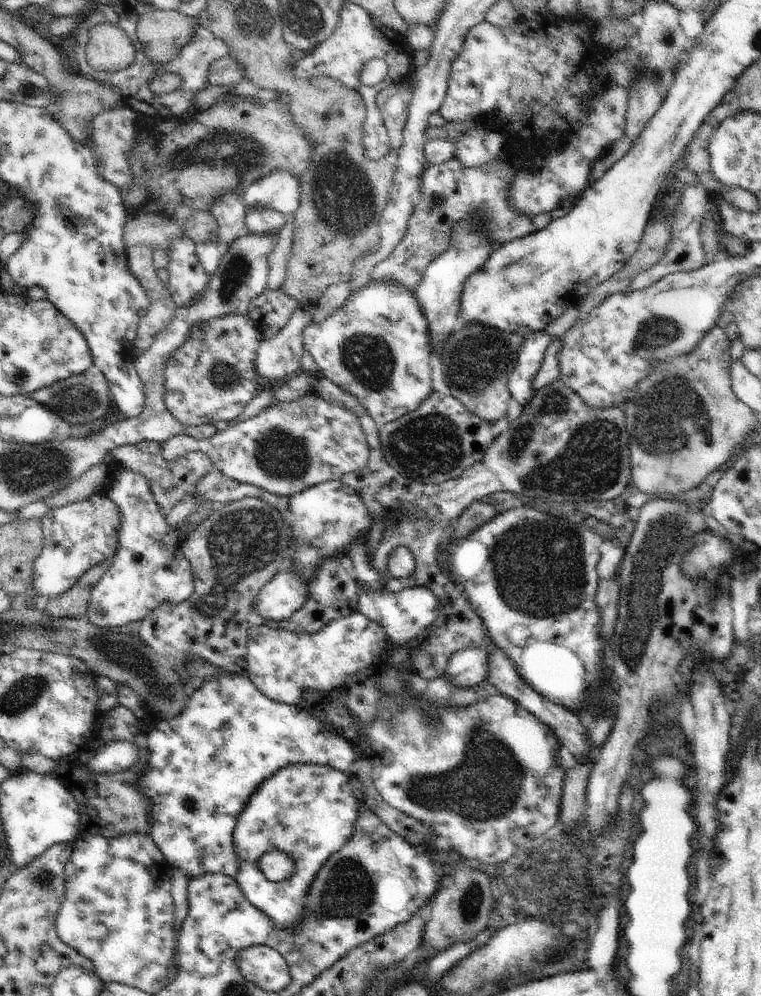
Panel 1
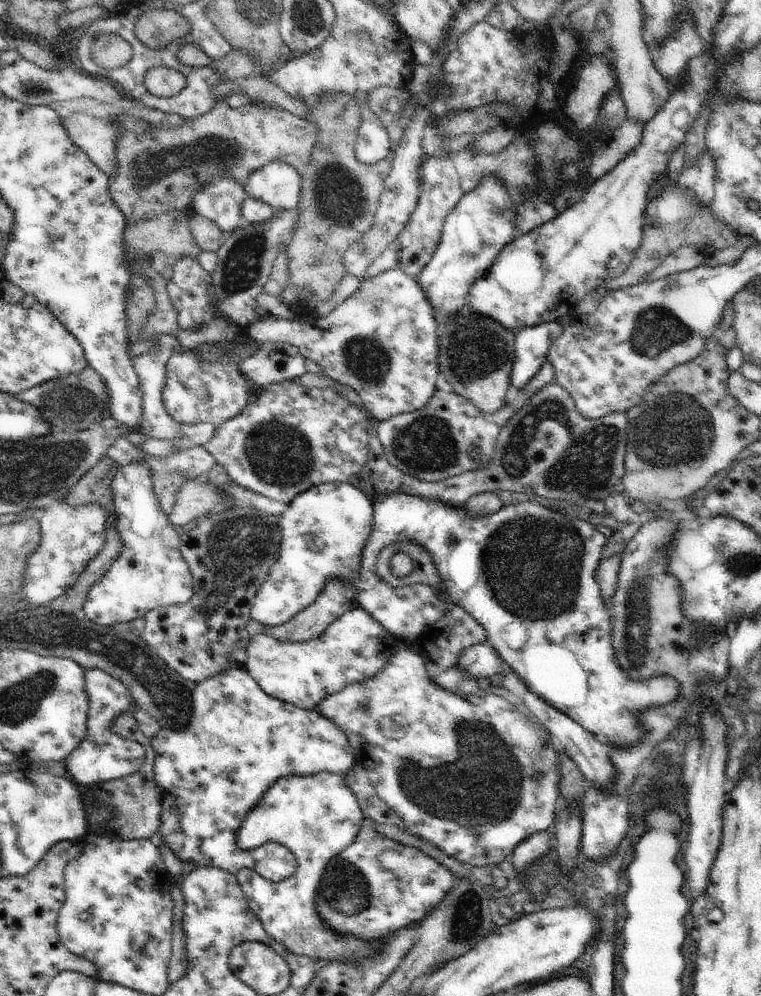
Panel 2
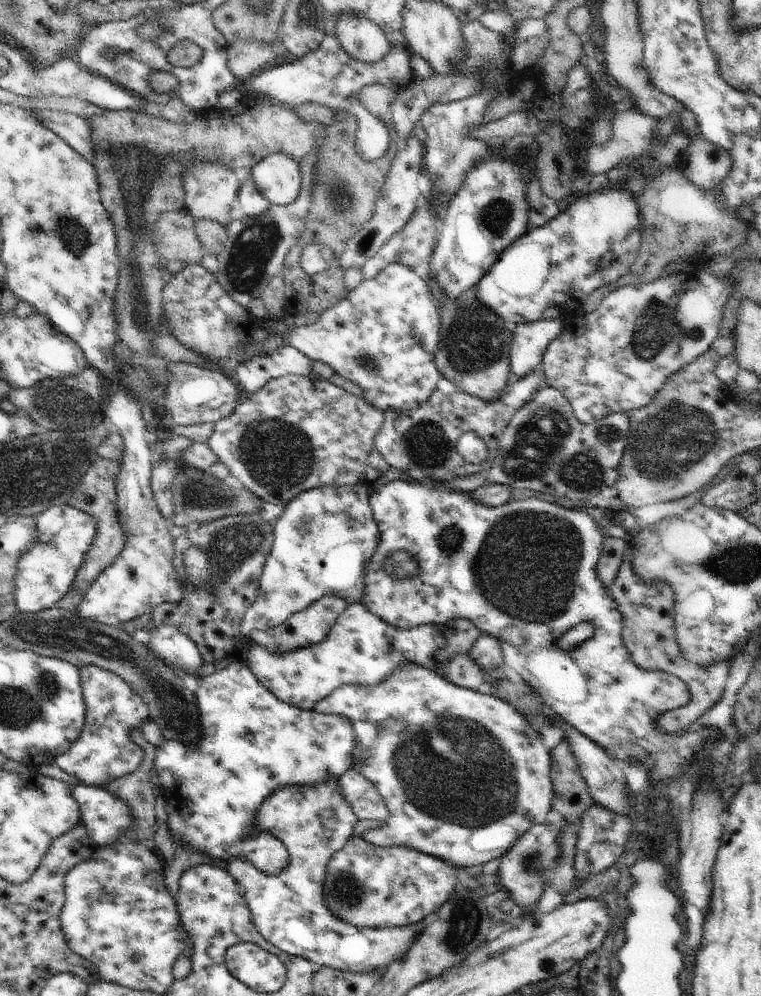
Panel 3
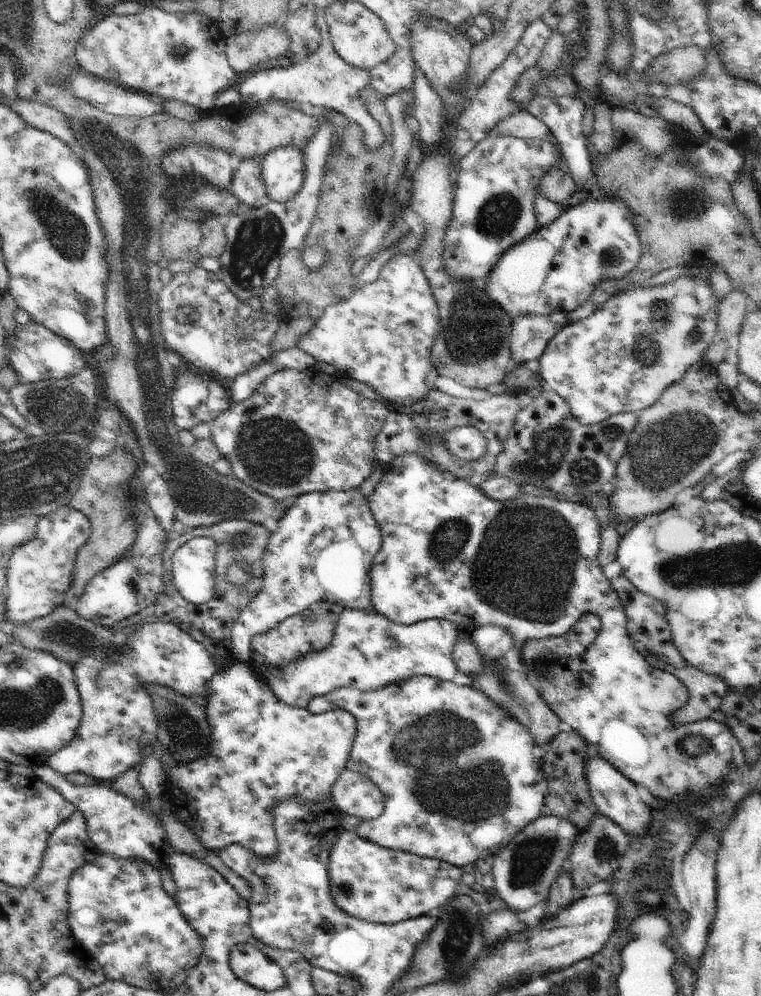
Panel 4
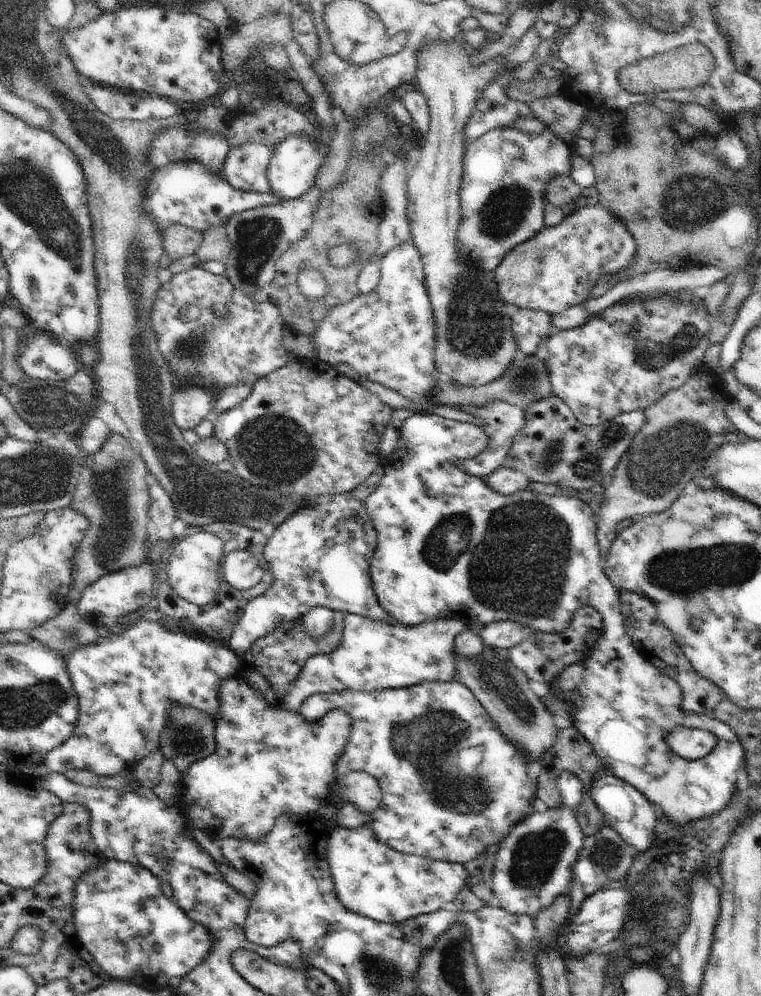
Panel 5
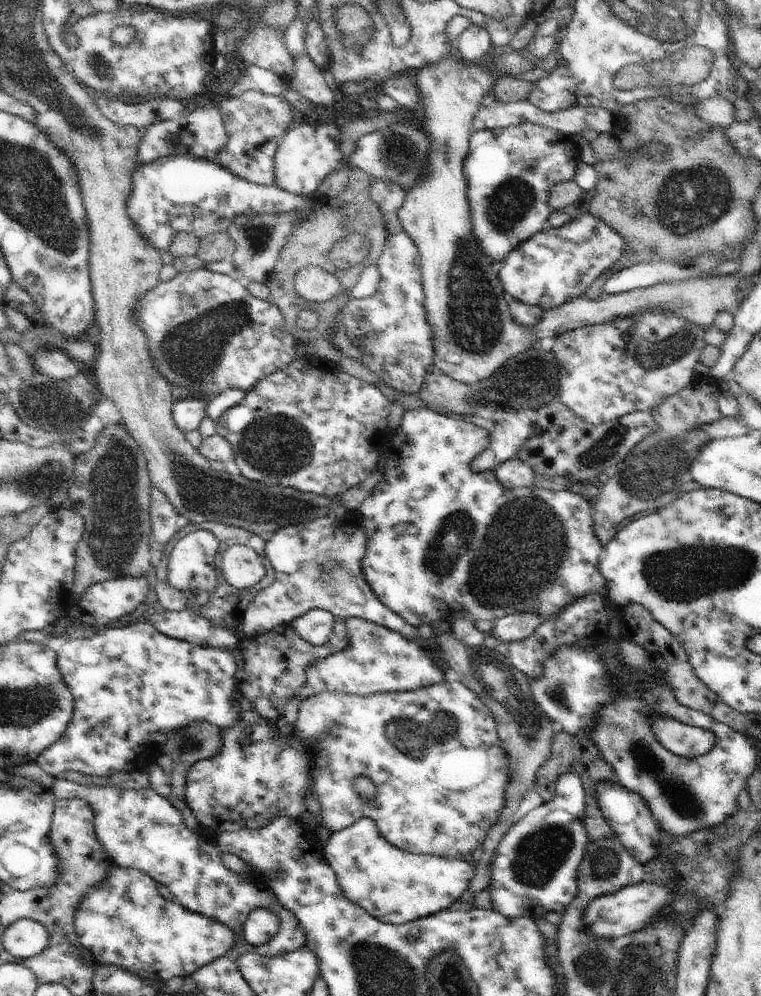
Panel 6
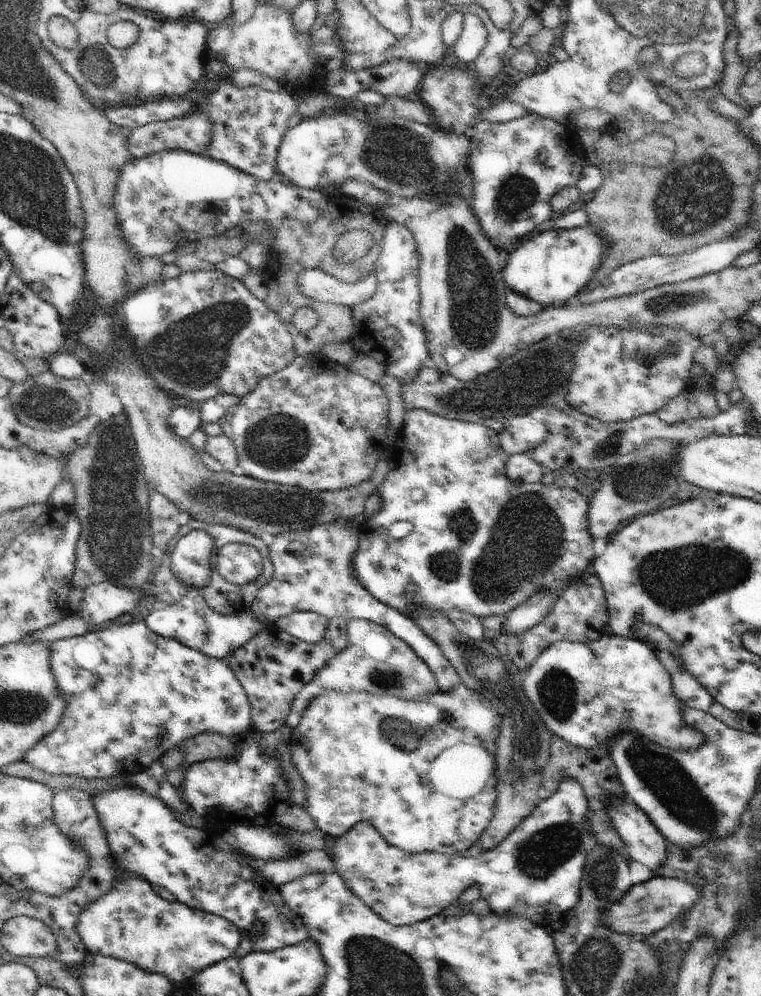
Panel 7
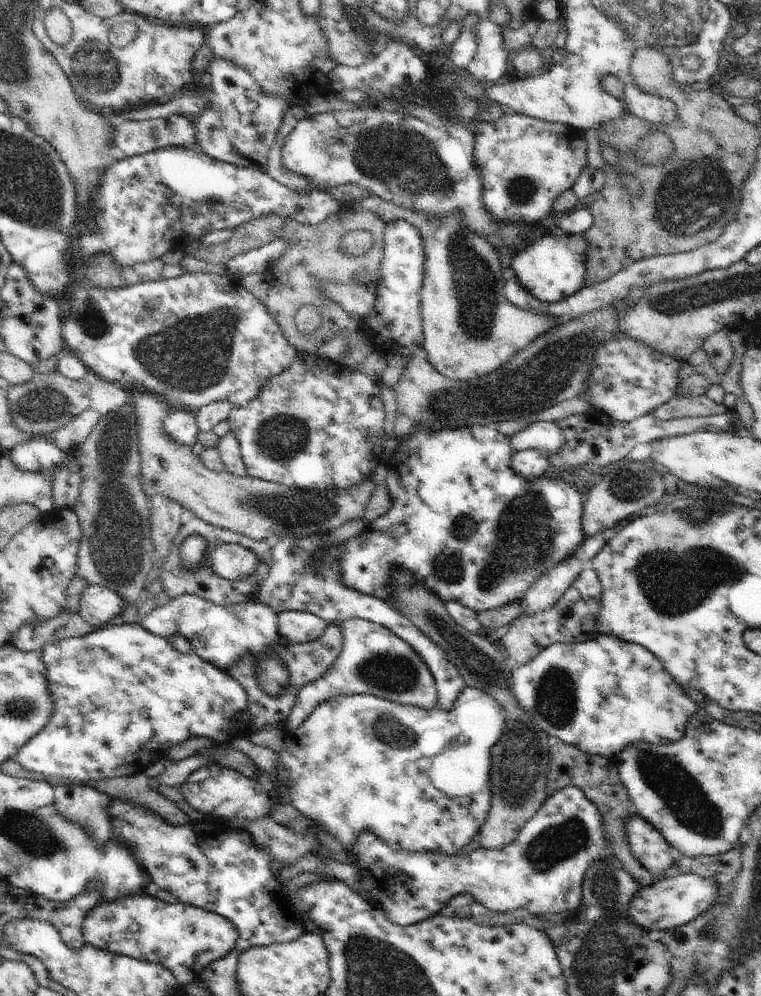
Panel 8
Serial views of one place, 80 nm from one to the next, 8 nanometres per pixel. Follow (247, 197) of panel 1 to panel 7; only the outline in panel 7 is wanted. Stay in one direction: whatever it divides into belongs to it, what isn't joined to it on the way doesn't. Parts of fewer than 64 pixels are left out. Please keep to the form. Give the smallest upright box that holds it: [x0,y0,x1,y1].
[276,112,473,206]

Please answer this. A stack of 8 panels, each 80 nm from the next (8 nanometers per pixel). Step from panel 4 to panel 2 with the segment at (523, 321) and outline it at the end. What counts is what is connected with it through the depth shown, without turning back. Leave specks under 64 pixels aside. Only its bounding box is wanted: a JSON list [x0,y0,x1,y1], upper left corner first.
[511,321,563,391]

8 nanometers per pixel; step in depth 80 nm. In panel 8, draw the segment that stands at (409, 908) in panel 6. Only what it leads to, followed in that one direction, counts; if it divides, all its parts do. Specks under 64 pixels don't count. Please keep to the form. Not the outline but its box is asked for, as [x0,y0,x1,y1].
[347,785,614,926]

